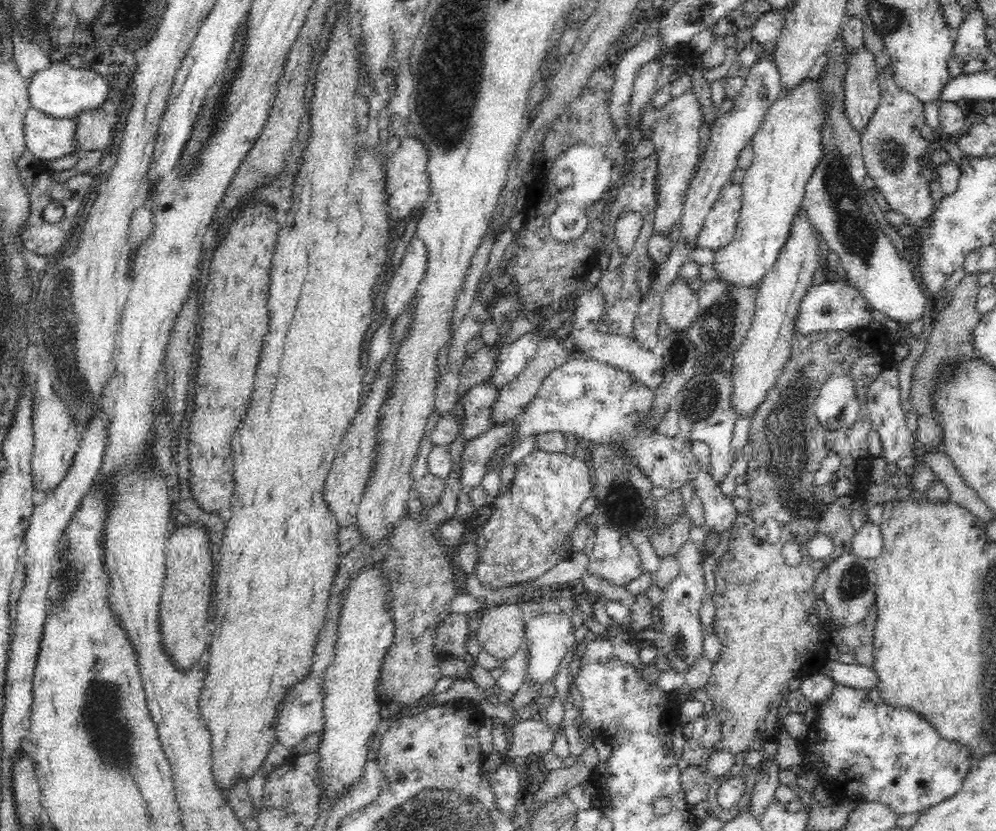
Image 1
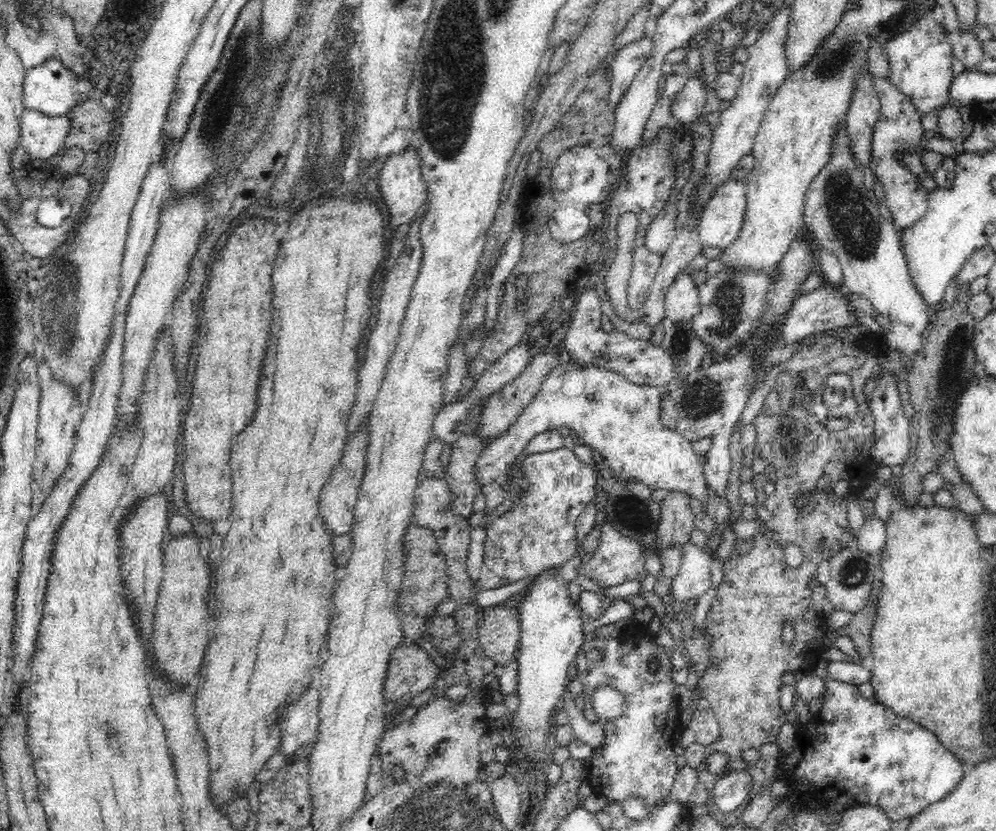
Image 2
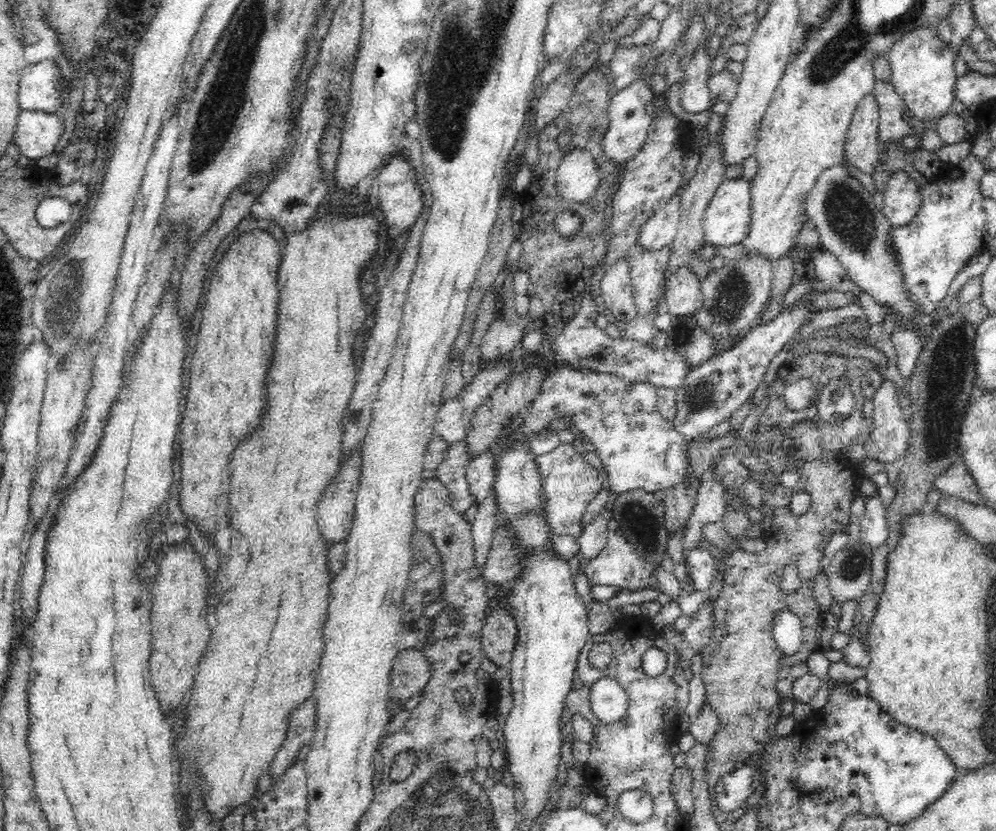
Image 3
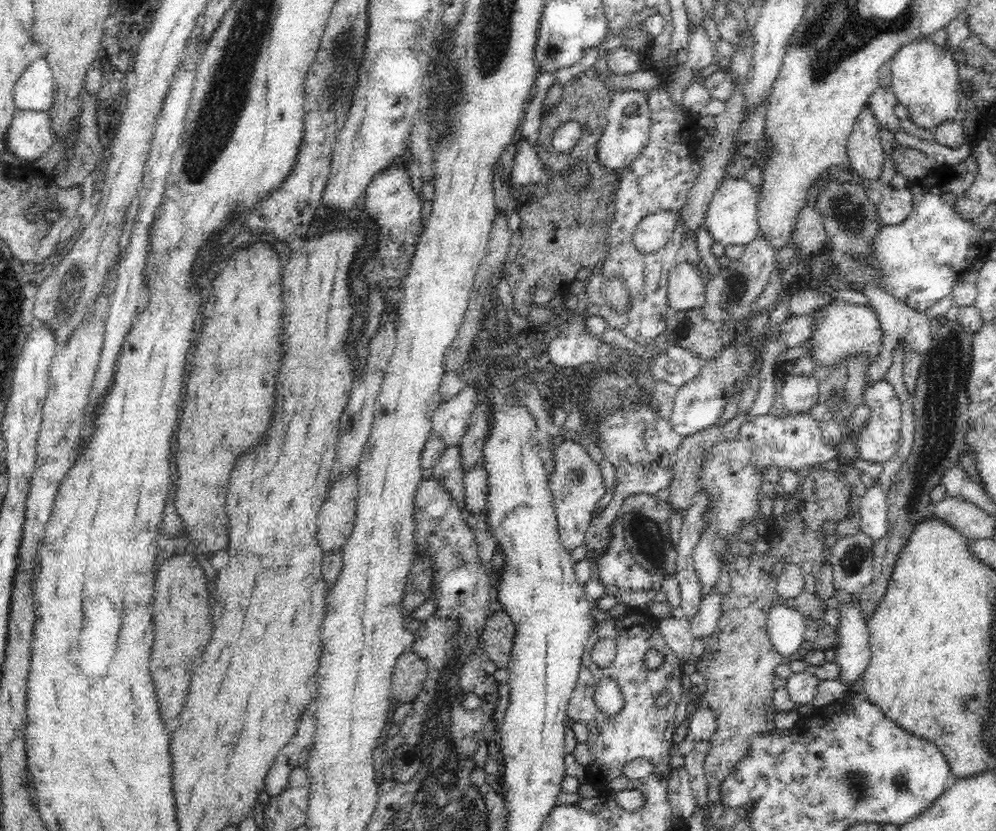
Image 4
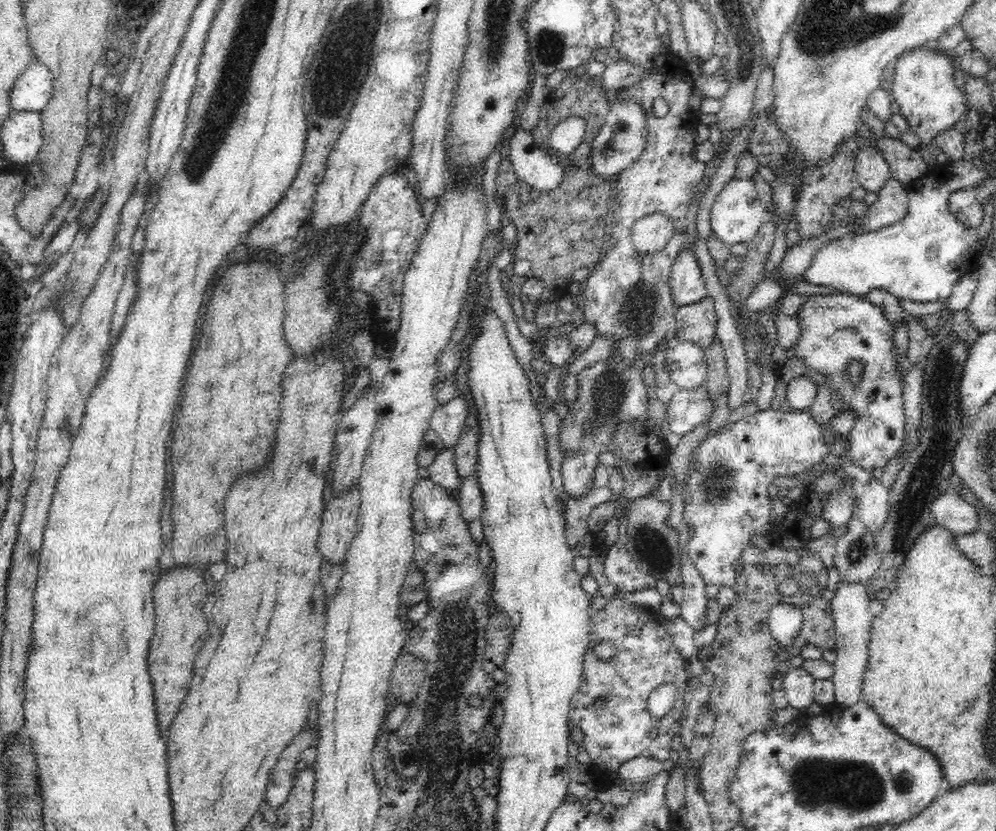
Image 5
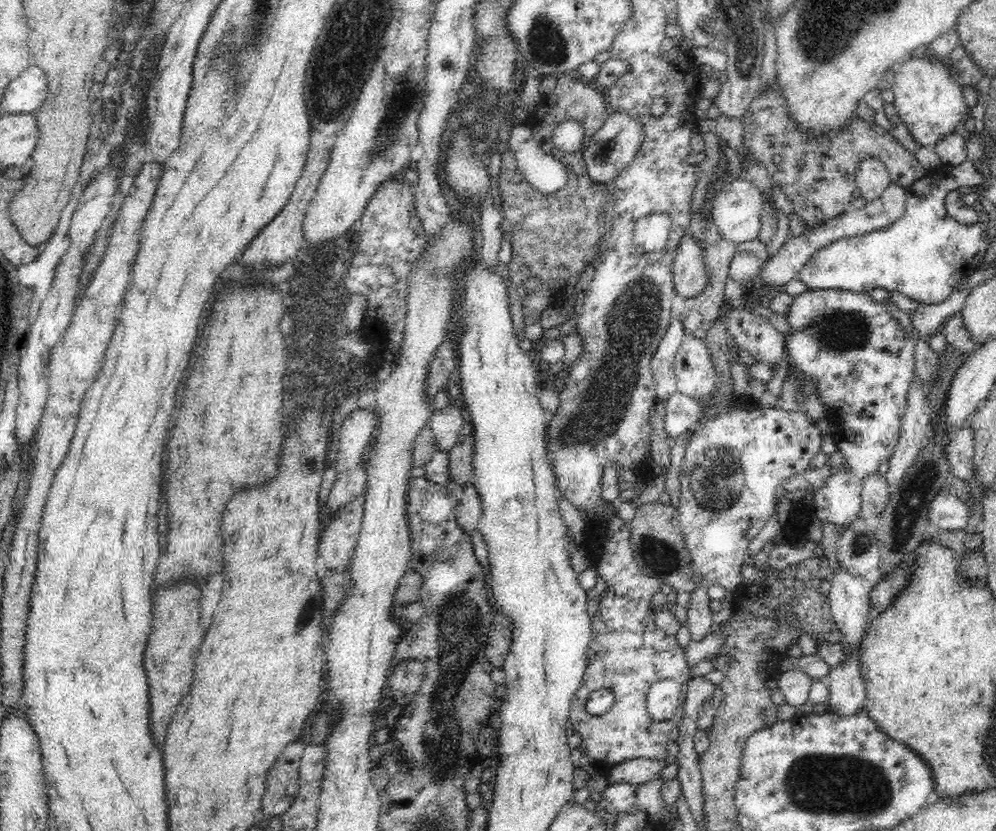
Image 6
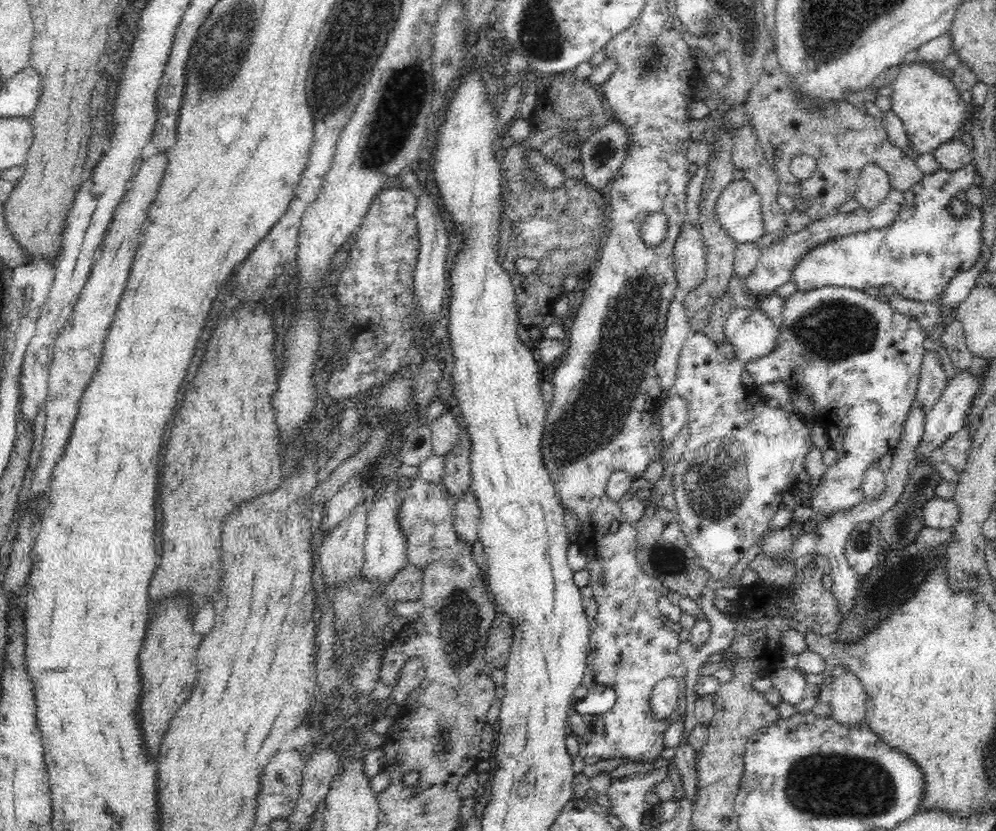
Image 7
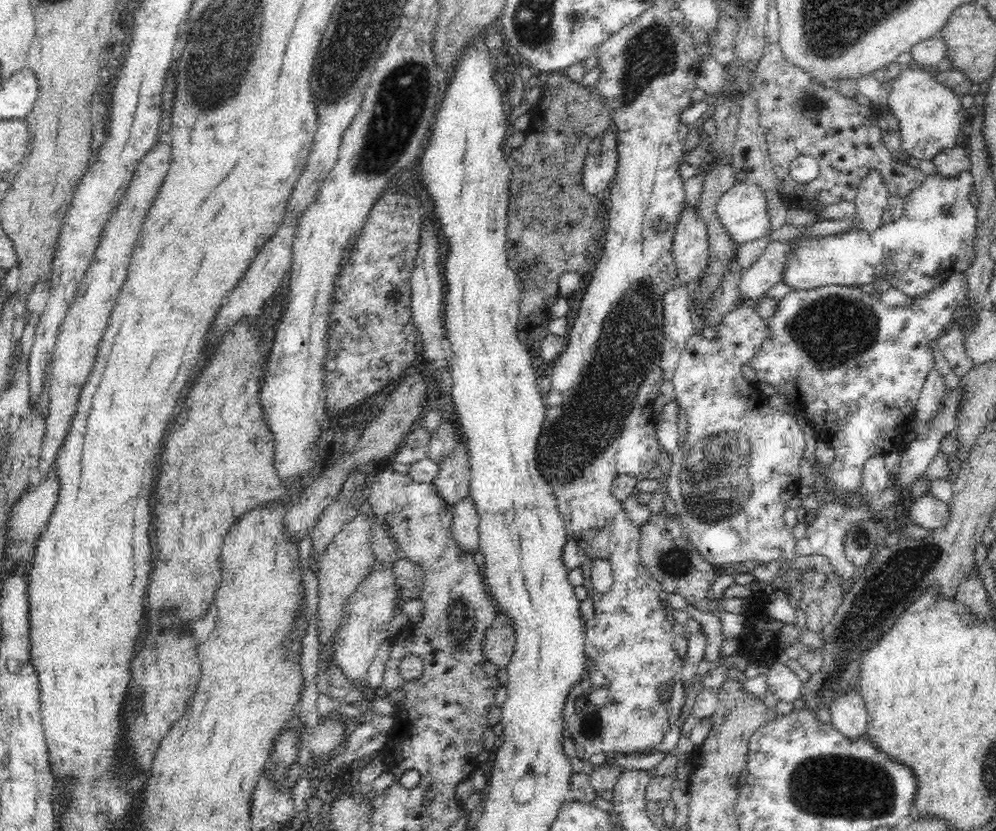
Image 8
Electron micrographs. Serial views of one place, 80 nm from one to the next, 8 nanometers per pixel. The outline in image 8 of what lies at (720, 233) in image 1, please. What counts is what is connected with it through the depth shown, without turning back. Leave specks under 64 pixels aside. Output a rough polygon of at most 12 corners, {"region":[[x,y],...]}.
{"region":[[748,179],[717,215],[737,245],[772,231],[766,193]]}

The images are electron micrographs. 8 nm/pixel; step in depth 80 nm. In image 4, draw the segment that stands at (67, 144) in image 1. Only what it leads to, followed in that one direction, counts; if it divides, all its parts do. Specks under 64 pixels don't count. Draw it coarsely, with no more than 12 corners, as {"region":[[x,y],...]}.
{"region":[[17,111],[4,138],[22,160],[56,138],[48,112]]}

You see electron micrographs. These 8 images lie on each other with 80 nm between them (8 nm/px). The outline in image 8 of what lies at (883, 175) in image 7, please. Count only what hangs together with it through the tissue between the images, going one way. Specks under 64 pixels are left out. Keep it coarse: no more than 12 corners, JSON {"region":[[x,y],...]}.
{"region":[[877,170],[856,229],[798,239],[793,290],[888,280],[920,298],[974,258],[973,174],[938,172],[882,223]]}

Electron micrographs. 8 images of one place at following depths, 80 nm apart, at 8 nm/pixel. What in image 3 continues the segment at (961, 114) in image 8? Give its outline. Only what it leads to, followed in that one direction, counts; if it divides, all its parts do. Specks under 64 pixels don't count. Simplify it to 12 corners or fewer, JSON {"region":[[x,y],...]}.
{"region":[[922,26],[892,44],[890,83],[916,120],[950,113],[955,52]]}

